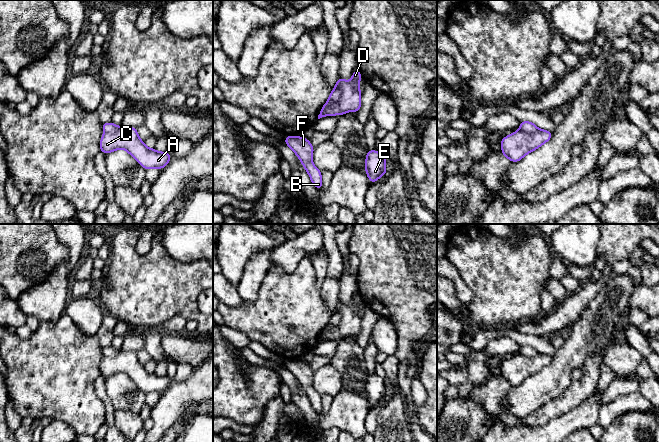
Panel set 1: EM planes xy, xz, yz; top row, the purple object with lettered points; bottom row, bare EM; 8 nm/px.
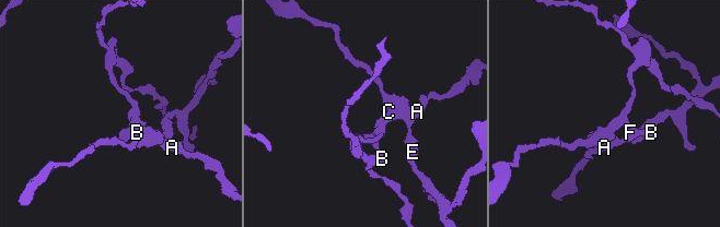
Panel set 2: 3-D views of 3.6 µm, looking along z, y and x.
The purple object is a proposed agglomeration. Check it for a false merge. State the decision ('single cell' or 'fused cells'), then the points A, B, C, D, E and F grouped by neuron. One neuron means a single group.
fused cells; groups A C D E / B F

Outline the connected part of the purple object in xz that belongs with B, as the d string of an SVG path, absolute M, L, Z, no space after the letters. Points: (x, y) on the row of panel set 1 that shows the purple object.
M285 136L285 142L294 153L297 155L306 172L309 174L314 187L322 190L321 171L314 166L312 162L312 155L314 147L308 139L300 136Z

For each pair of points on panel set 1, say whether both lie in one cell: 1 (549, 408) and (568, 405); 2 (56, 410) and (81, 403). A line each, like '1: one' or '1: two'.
1: one
2: one

